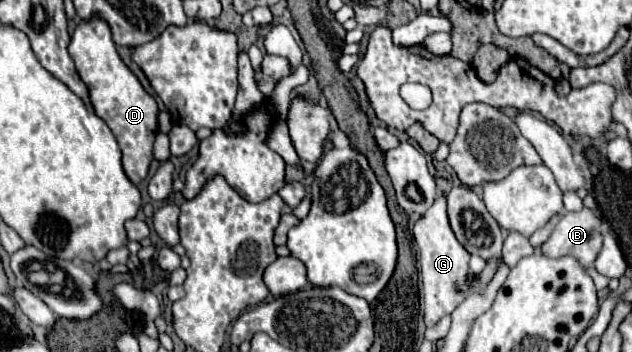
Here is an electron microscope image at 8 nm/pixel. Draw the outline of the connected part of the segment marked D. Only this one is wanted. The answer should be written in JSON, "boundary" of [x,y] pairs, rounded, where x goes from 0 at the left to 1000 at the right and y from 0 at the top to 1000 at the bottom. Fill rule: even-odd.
{"boundary":[[[160,51],[122,68],[109,125],[109,159],[116,165],[119,199],[141,256],[141,290],[150,324],[169,347],[191,415],[198,494],[210,523],[220,523],[236,494],[236,472],[242,460],[242,403],[252,318],[245,278],[226,256],[217,216],[191,176],[176,108],[176,85]]]}

